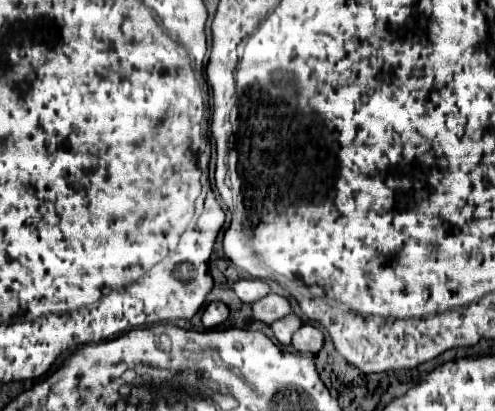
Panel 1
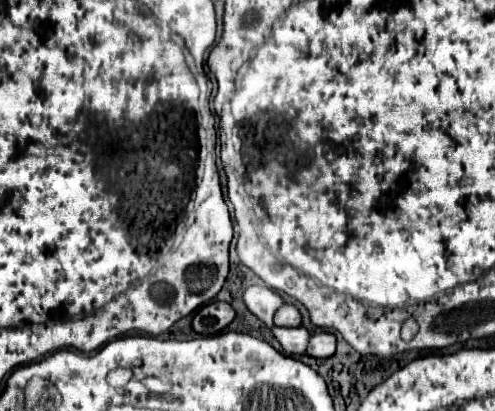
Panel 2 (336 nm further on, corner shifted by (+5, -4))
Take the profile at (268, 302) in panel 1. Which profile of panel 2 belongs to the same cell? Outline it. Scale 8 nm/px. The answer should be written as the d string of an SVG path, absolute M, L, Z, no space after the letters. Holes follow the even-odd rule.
M284 304L282 308L278 308L278 312L274 316L276 326L300 326L300 322L302 322L302 316L300 316L298 308L292 304Z

